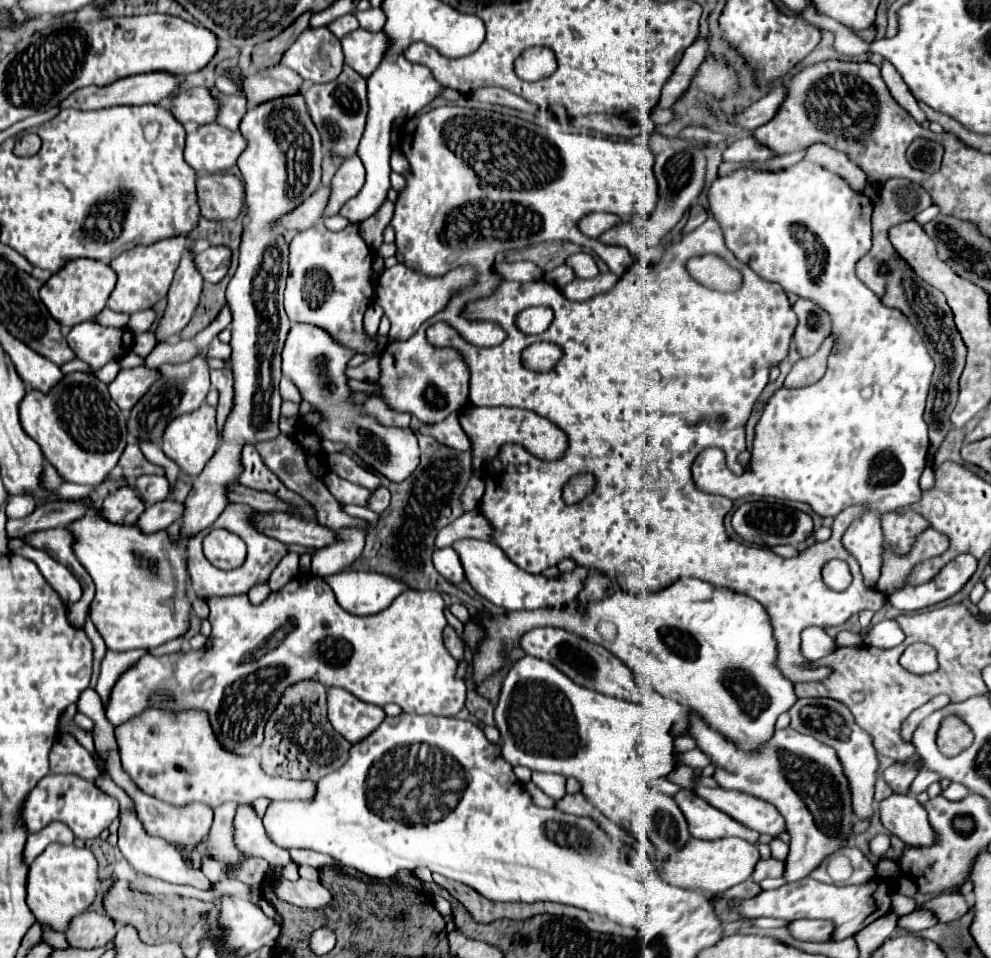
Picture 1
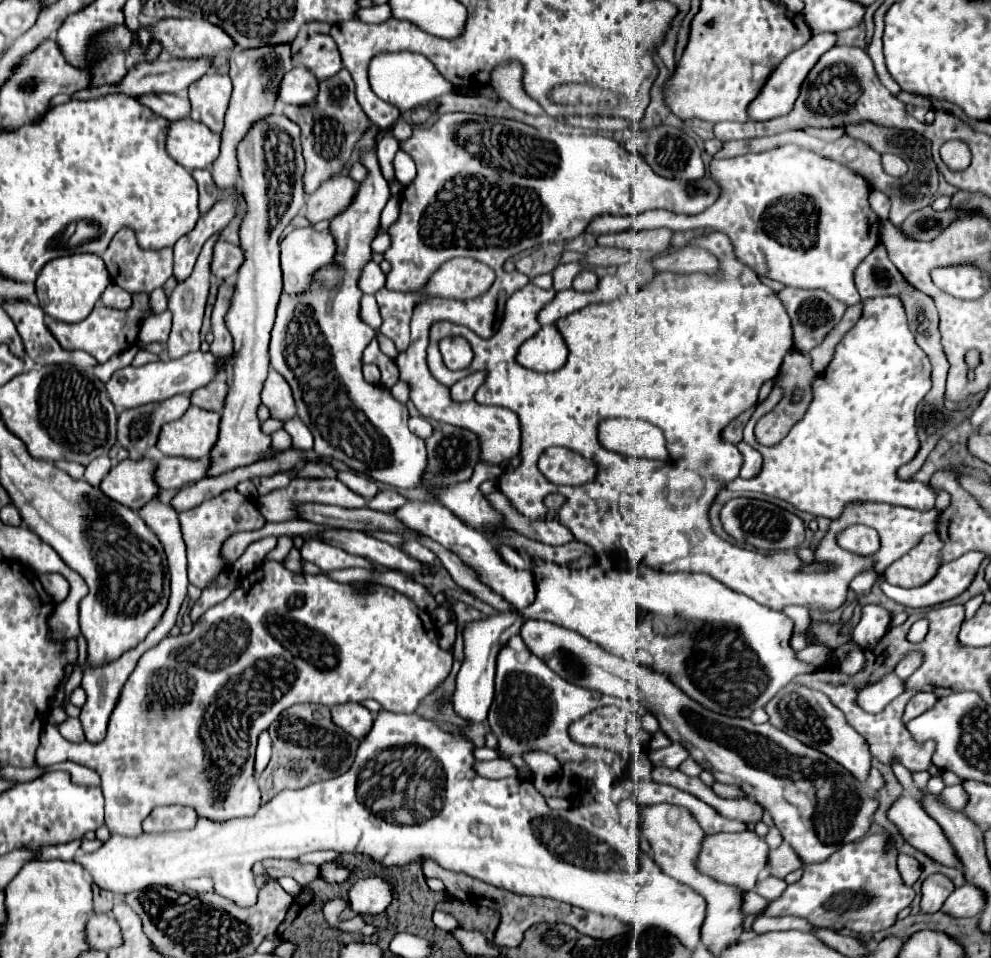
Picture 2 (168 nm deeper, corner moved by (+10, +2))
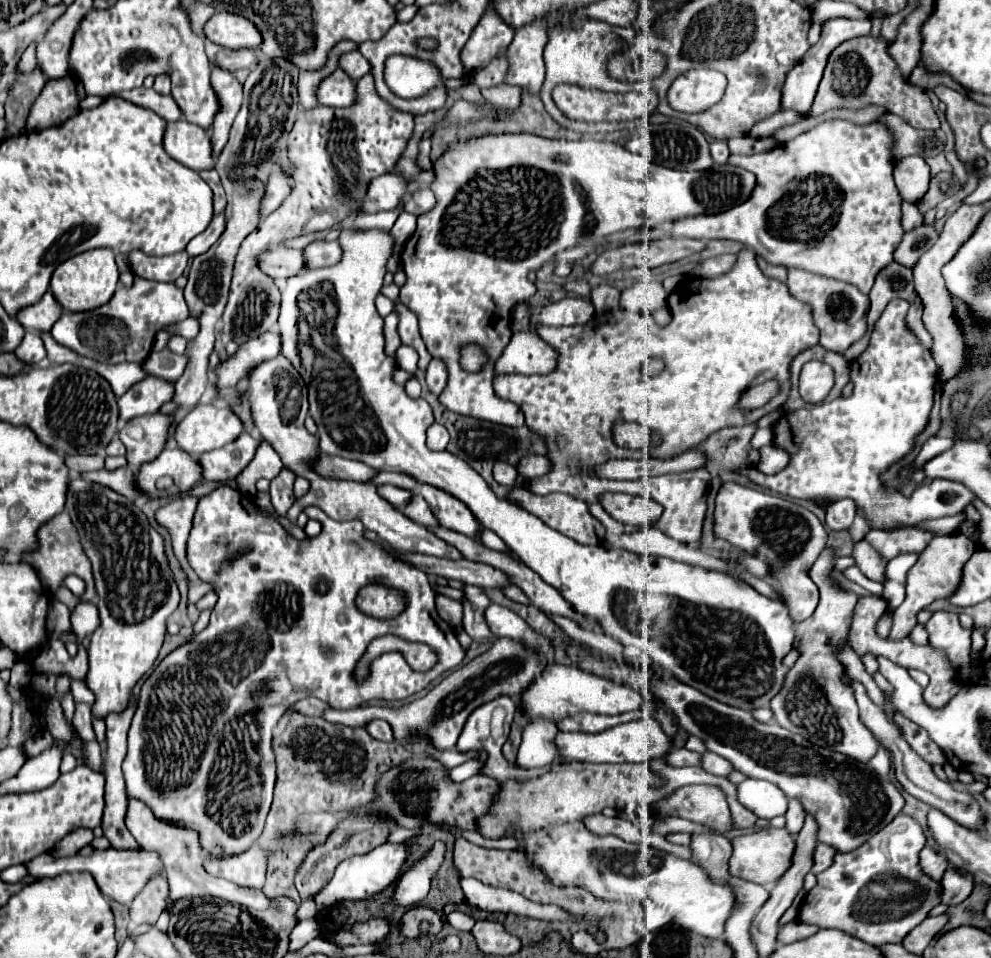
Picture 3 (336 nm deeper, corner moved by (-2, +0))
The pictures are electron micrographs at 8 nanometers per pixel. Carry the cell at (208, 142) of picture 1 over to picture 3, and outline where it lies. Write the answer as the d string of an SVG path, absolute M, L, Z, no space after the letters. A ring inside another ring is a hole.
M187 120L171 122L165 130L165 150L171 158L191 170L211 170L217 158L213 156L213 142L205 128Z

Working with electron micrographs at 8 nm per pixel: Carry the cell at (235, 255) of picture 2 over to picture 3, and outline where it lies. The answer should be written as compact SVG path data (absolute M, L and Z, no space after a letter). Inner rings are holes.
M293 248L265 250L257 256L257 264L263 270L263 274L267 274L273 280L289 278L305 270L301 250L293 250Z

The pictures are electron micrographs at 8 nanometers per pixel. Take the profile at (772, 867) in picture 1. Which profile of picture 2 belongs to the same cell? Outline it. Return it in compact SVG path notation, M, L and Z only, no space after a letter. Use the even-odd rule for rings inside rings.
M783 842L777 850L771 850L767 866L773 876L785 878L789 872L803 868L803 862L799 860L799 856L795 856L795 850L787 842Z

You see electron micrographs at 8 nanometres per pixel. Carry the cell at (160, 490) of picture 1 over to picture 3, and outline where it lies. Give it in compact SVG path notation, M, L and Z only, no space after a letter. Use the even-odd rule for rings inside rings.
M243 432L235 442L199 456L199 466L203 470L205 482L221 482L227 478L235 478L255 456L257 440Z

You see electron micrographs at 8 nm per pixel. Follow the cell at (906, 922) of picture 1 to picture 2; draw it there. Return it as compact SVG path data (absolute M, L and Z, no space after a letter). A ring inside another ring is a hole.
M931 874L921 887L921 912L932 914L941 910L947 896L955 890L953 882L943 874Z

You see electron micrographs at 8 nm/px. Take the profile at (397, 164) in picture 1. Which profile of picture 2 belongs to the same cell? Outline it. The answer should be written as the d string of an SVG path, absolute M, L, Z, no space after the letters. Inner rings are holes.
M401 149L395 154L393 165L395 177L402 185L408 185L415 178L416 165L411 156Z

